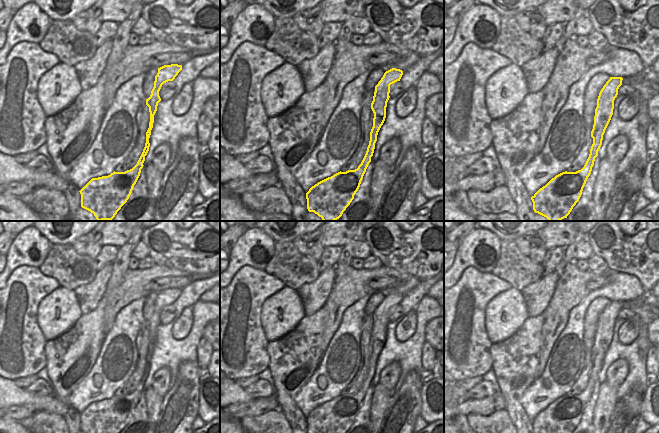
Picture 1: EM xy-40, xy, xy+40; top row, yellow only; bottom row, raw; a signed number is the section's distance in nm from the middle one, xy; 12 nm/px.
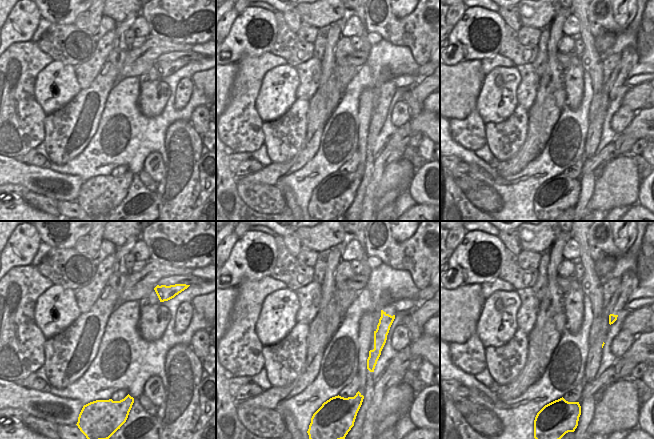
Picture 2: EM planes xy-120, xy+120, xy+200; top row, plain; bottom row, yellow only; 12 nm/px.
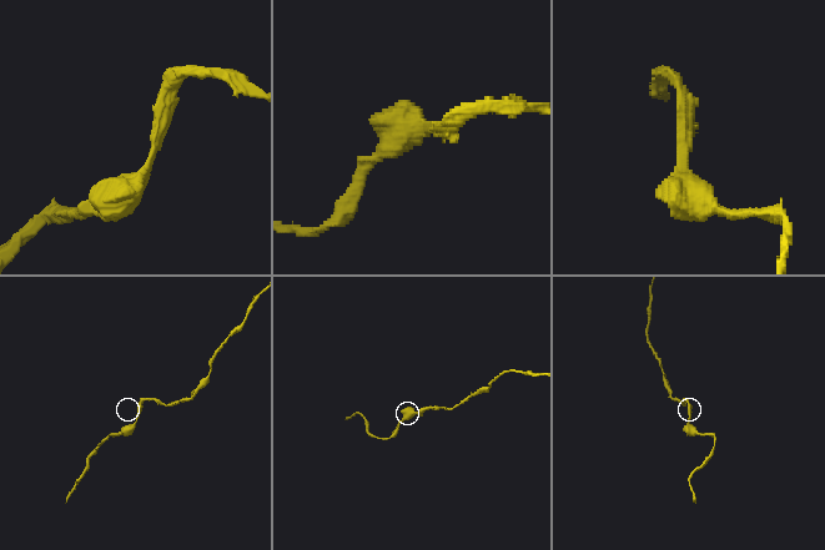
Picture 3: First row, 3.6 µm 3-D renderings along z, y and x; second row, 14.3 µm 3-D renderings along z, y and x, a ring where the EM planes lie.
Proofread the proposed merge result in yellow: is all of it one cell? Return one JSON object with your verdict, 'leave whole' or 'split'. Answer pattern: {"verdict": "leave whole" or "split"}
{"verdict": "leave whole"}

